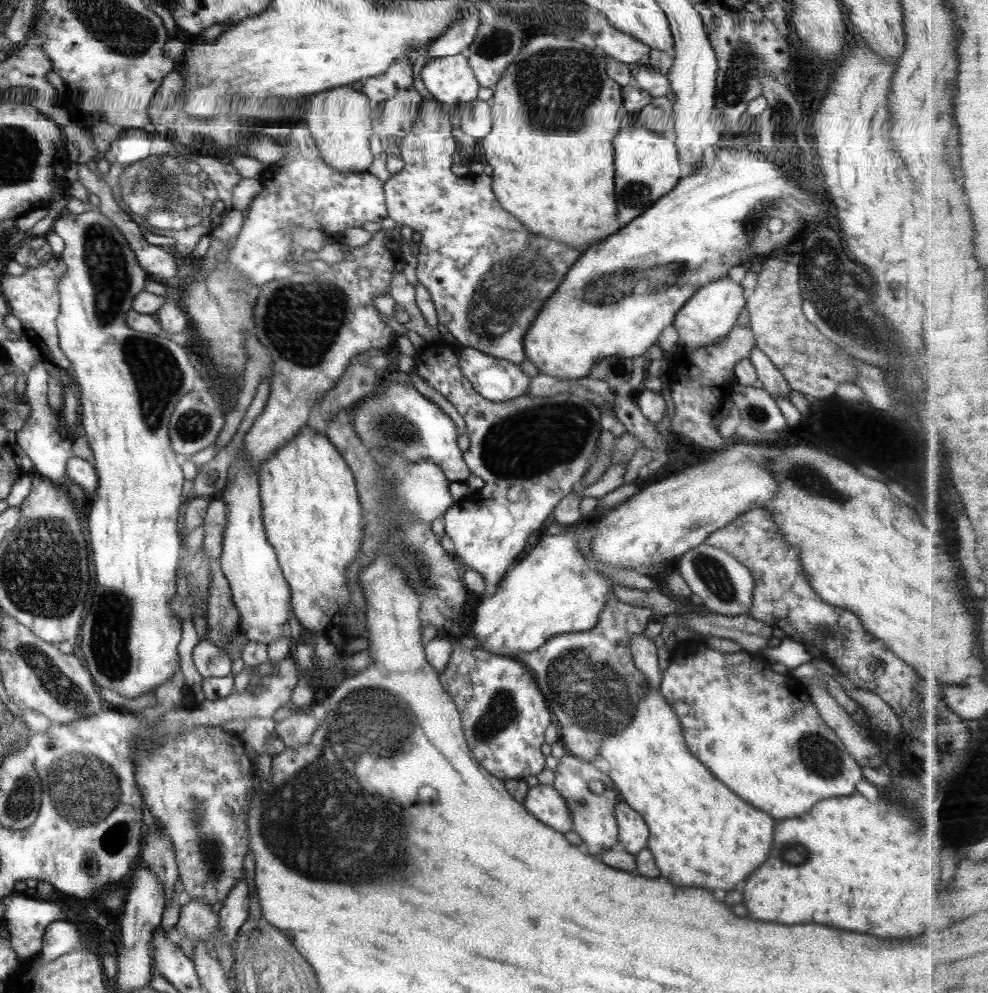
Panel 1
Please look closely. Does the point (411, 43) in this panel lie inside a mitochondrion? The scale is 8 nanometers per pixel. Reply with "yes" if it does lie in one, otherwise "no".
no

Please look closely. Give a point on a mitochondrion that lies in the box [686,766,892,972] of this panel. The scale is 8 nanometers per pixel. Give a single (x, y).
(798, 854)

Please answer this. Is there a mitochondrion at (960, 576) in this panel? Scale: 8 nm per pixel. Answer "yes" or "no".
no

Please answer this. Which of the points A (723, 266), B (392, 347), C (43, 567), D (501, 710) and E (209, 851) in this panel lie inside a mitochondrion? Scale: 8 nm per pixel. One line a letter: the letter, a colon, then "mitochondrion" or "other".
A: other
B: other
C: mitochondrion
D: mitochondrion
E: mitochondrion

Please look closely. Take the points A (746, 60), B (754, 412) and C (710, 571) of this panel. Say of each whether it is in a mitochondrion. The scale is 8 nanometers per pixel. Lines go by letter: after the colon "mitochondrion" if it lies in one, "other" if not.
A: mitochondrion
B: mitochondrion
C: mitochondrion

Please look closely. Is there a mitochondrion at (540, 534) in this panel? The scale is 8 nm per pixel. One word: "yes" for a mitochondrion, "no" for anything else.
no

